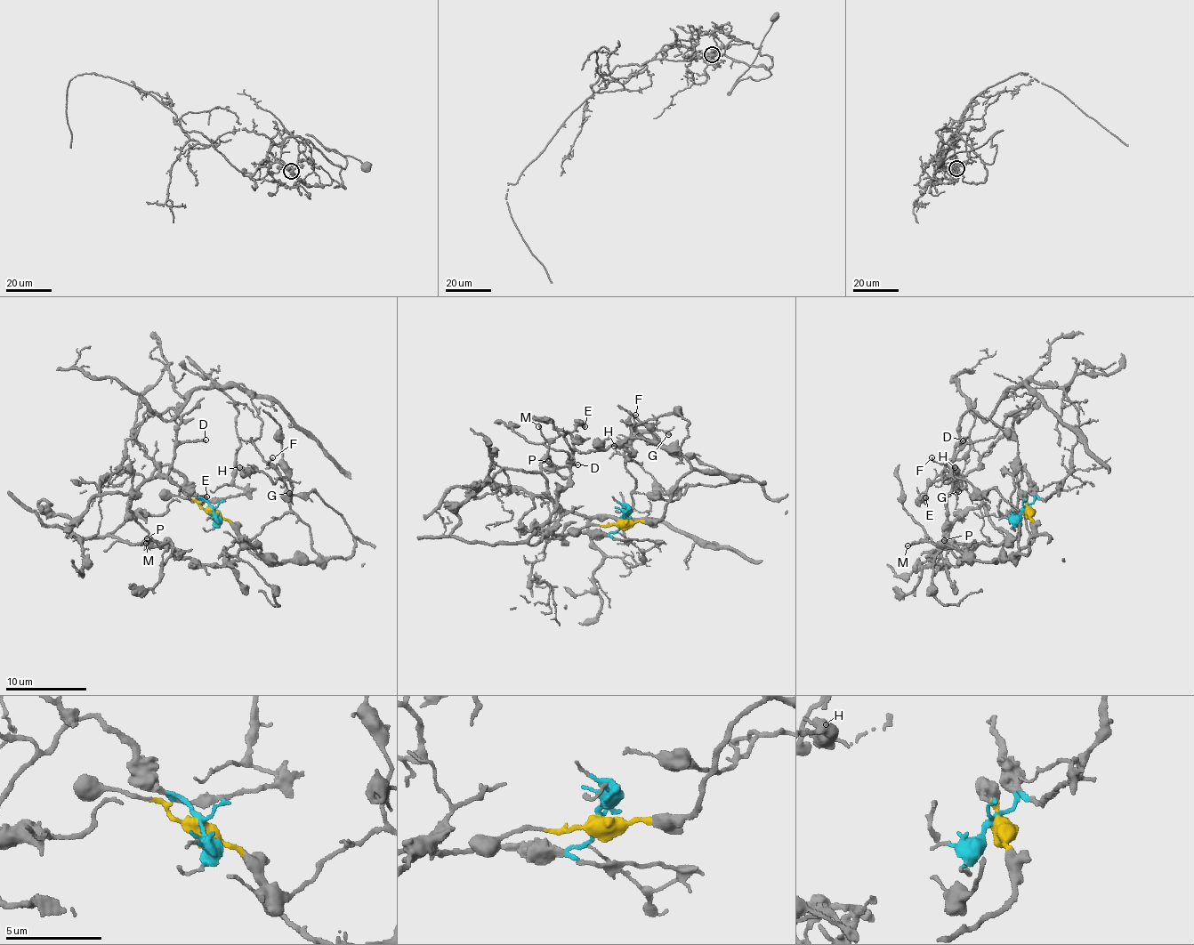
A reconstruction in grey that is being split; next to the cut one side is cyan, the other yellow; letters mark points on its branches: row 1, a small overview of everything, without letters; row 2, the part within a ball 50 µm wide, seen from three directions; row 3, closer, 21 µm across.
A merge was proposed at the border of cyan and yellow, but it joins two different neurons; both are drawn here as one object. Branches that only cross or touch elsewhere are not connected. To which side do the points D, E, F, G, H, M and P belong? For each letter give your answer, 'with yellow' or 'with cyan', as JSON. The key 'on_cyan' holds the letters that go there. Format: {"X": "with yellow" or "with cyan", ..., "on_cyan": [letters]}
{"D": "with cyan", "E": "with cyan", "F": "with yellow", "G": "with yellow", "H": "with yellow", "M": "with cyan", "P": "with cyan", "on_cyan": ["D", "E", "M", "P"]}

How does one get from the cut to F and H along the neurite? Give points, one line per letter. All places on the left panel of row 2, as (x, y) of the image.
F: (212, 509), (275, 563), (351, 553), (342, 519), (315, 492), (292, 494), (267, 464), (273, 458)
H: (212, 509), (253, 553), (275, 563), (351, 553), (350, 527), (315, 492), (292, 494), (279, 479), (238, 467)

